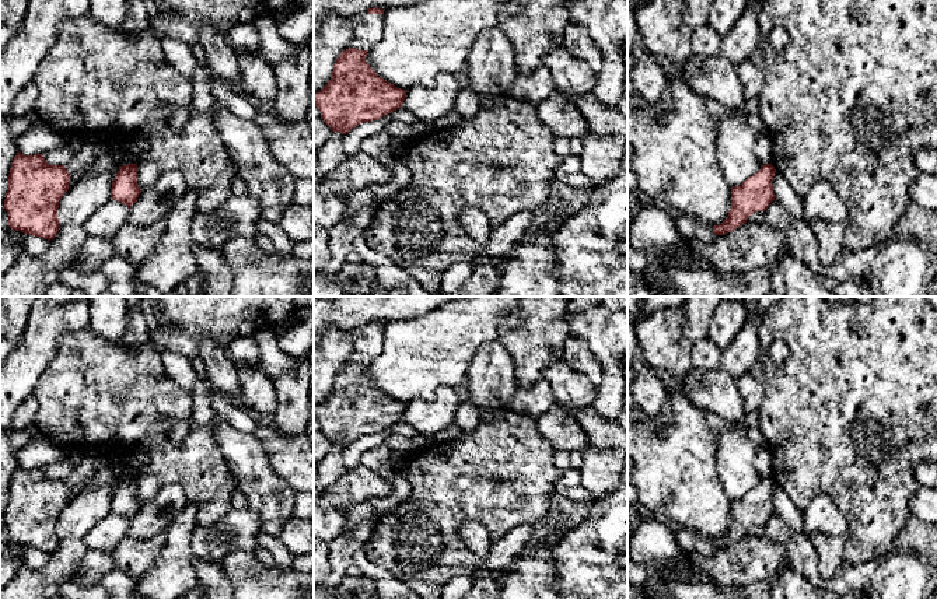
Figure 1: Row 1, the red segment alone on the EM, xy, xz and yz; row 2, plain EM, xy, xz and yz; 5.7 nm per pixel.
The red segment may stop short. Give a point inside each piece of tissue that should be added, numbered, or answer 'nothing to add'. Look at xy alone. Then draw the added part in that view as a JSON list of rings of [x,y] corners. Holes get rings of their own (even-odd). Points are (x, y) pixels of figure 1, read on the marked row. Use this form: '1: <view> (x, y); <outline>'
nothing to add

